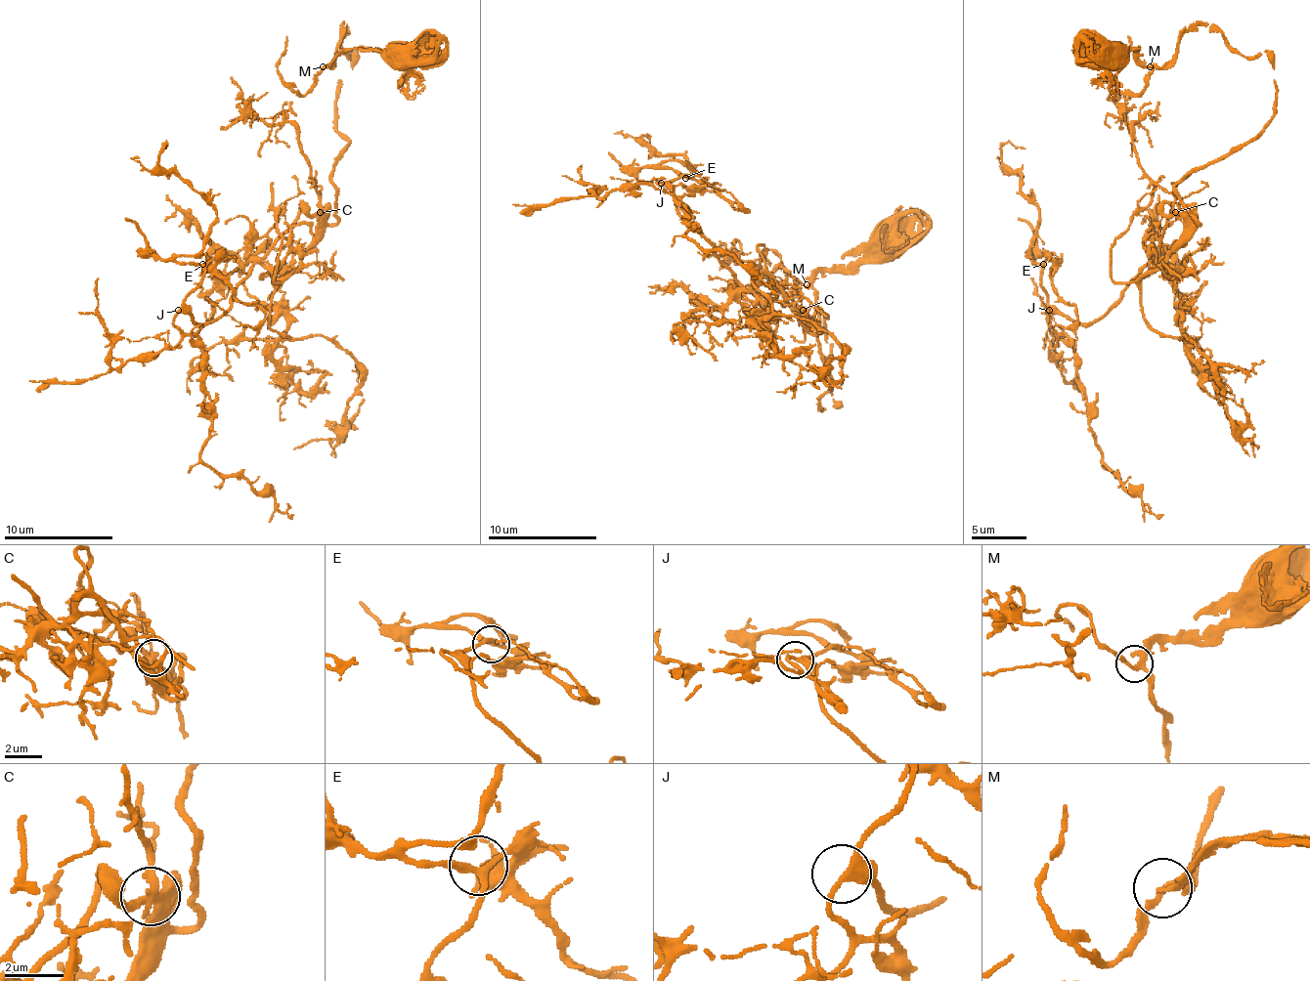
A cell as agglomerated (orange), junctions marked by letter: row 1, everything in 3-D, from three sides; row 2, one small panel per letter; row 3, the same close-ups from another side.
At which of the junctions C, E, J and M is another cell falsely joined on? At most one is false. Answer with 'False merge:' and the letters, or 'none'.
False merge: none

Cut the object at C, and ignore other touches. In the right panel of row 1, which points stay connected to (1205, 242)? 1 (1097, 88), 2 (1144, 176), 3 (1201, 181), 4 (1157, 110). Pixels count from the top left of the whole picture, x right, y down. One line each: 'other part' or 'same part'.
1: same part
2: other part
3: other part
4: other part

